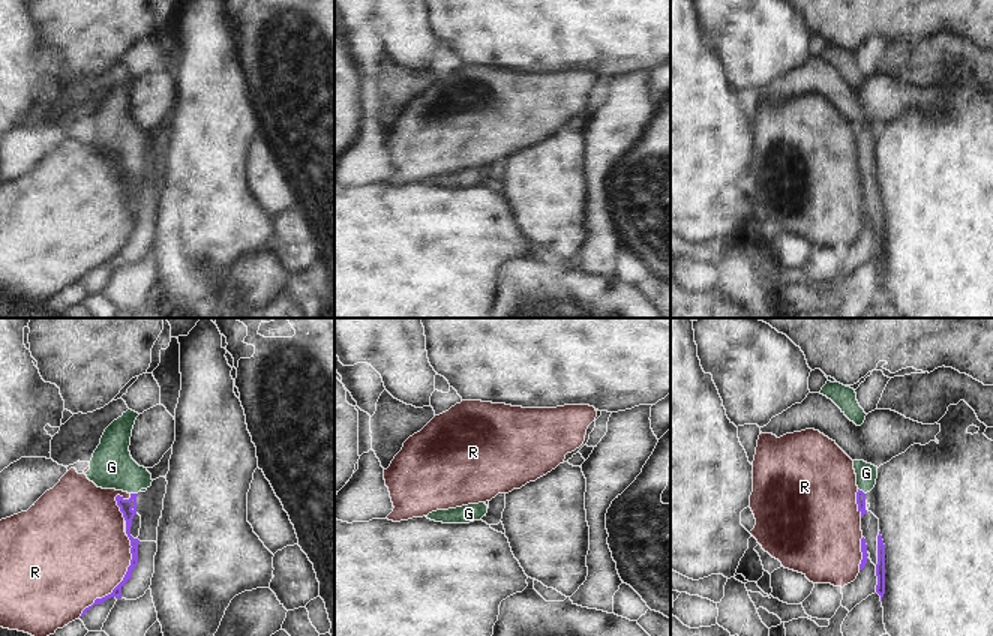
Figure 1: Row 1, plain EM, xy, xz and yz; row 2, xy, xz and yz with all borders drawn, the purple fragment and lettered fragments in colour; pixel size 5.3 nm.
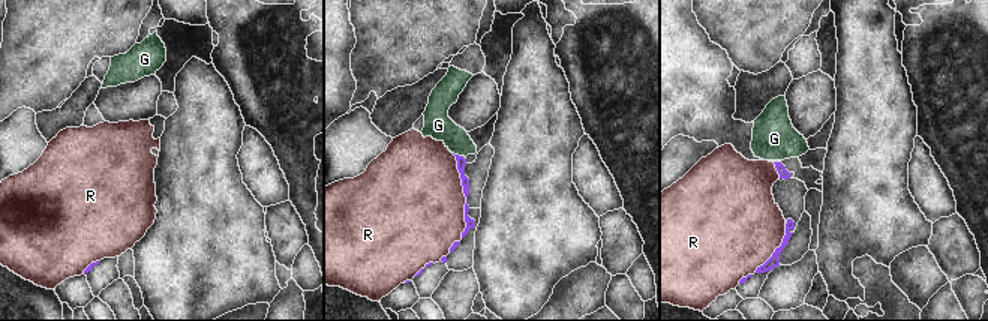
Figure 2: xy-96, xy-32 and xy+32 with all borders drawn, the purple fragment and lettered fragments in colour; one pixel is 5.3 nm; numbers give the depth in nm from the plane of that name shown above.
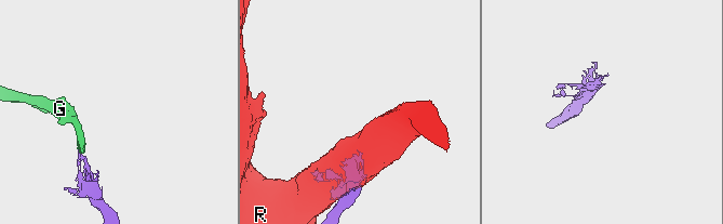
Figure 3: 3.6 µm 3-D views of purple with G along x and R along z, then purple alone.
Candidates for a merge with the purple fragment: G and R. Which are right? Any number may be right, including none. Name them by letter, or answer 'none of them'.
G

